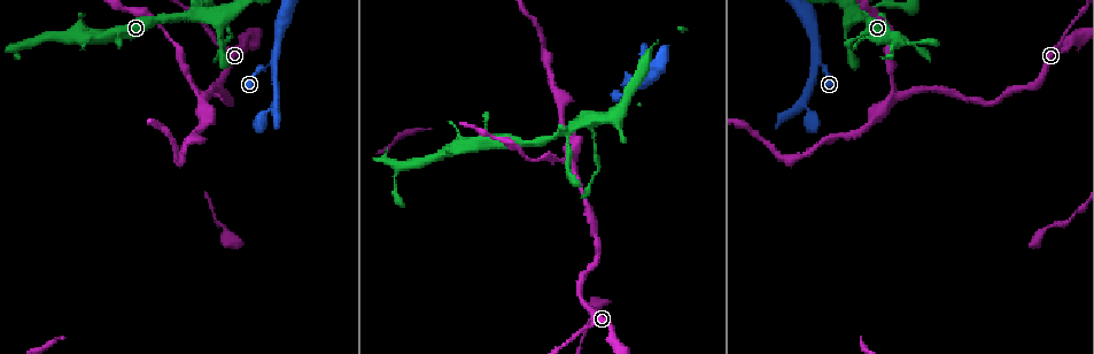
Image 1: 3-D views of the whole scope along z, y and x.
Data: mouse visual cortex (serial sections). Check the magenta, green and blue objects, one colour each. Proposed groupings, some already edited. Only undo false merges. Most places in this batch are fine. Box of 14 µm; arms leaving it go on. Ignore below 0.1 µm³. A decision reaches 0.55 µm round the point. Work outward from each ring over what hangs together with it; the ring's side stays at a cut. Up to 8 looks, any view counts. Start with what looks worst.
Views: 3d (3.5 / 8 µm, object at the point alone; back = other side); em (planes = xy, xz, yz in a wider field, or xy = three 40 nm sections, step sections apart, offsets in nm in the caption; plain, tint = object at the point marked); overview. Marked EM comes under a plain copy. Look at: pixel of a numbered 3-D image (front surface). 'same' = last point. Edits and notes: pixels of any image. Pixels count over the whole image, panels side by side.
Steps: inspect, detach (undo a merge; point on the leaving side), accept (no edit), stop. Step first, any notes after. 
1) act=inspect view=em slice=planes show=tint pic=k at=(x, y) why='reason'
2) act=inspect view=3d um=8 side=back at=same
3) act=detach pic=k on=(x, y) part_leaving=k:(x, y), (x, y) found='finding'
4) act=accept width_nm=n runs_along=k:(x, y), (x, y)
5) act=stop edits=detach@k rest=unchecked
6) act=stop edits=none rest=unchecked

act=inspect view=3d um=3.5 side=back pic=1 at=(900, 96) why='three arms meet'

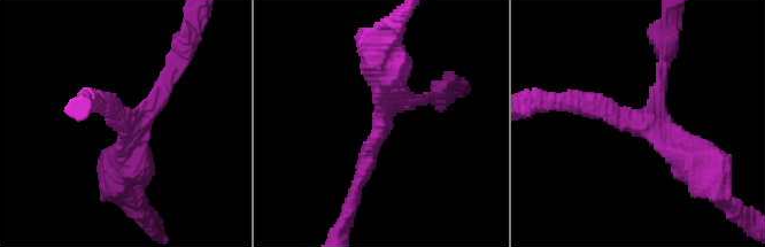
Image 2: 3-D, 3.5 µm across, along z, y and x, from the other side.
act=inspect view=em slice=xy step=2 show=tint pic=2 at=(383, 112) arms=3 arm_widths_nm=150,250,450

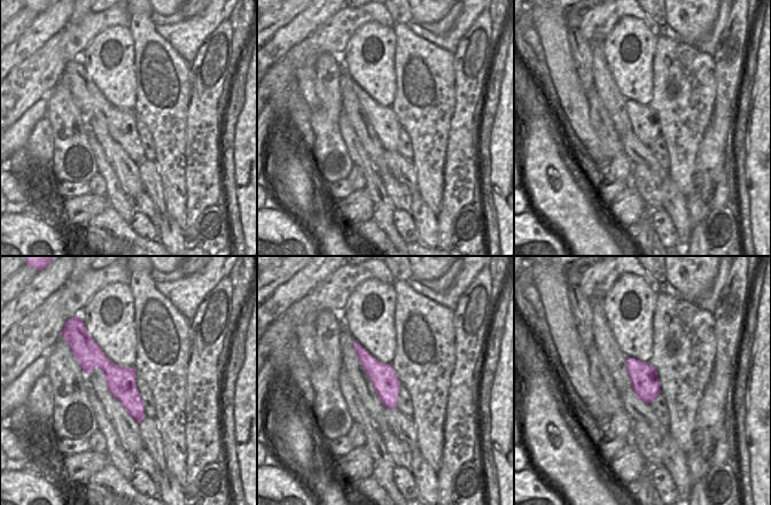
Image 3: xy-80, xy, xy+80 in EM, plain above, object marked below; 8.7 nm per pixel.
act=accept runs_along=2:(580, 106), (648, 120), (701, 169) found='one cell here'

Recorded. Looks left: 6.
act=inspect view=3d um=3.5 pic=1 at=(639, 86)

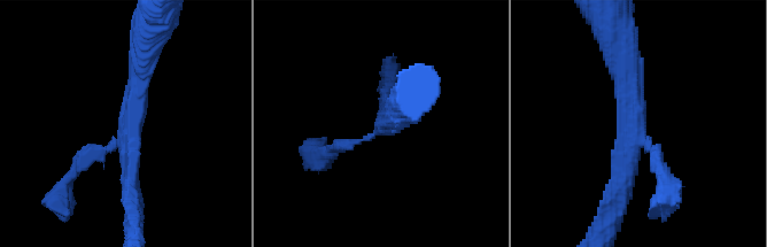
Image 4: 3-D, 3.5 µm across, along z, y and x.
act=inspect view=em slice=xy step=1 show=tint pic=4 at=(122, 141)

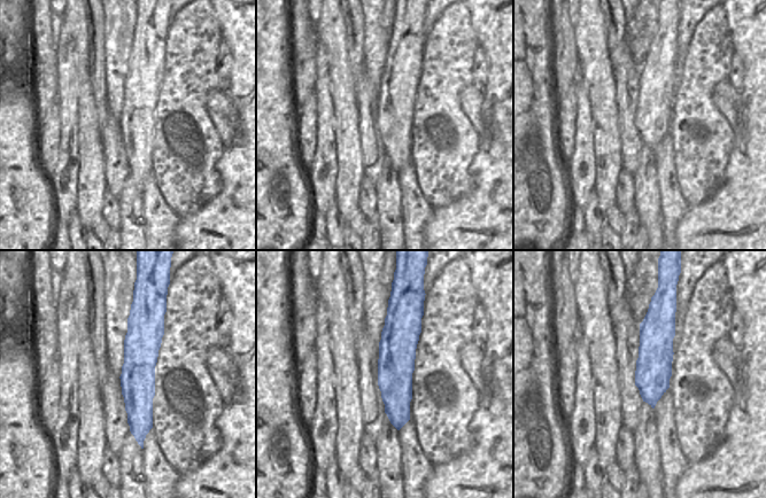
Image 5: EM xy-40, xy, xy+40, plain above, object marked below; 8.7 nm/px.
act=accept width_nm=320 runs_along=4:(69, 178), (130, 132), (140, 68) found='continuous, no second cell'

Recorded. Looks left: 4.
act=inspect view=3d um=3.5 pic=1 at=(864, 17) why='abrupt turn'

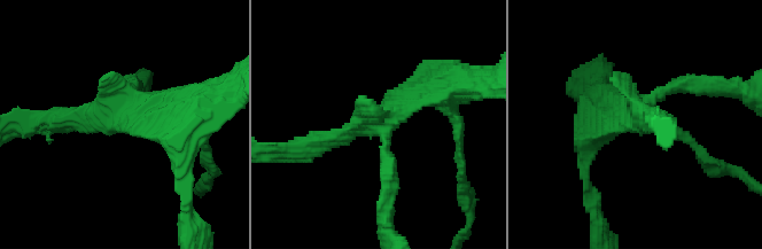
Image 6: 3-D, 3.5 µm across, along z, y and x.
act=inspect view=em slice=xy step=1 show=tint pic=6 at=(638, 117)

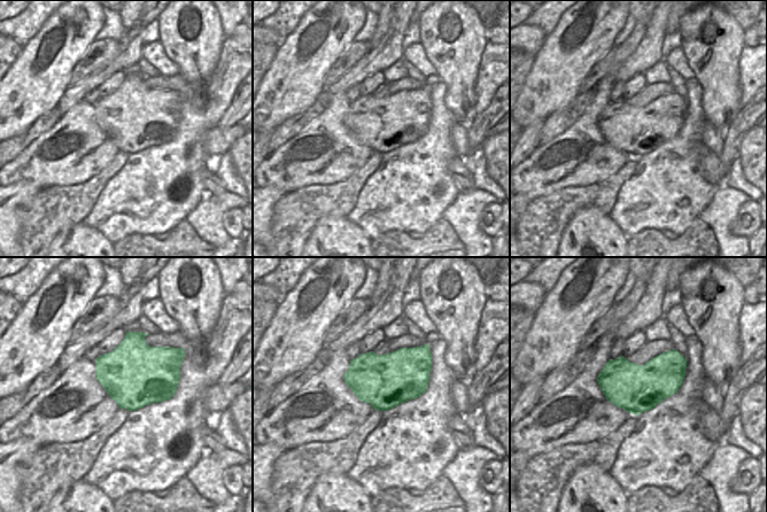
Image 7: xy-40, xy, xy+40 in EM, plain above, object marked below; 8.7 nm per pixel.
act=accept runs_along=6:(306, 149), (444, 91) found='one cell here'

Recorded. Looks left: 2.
act=stop edits=none rest=unchecked

